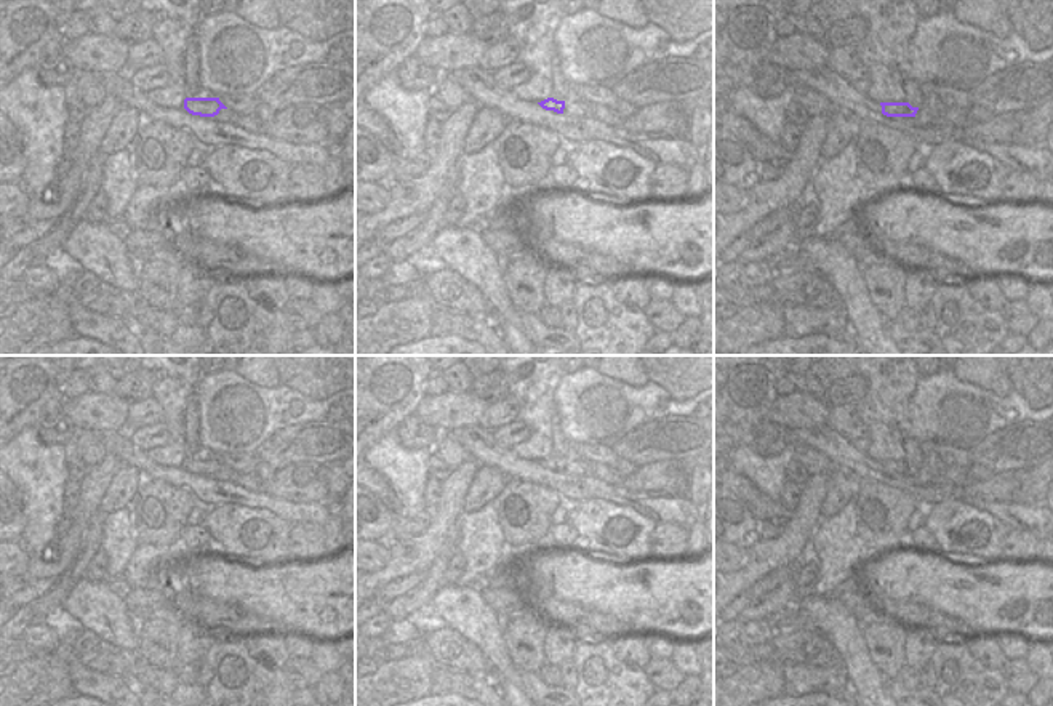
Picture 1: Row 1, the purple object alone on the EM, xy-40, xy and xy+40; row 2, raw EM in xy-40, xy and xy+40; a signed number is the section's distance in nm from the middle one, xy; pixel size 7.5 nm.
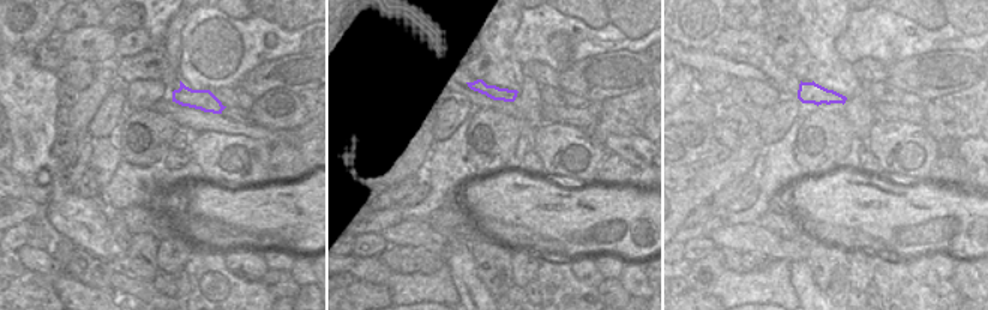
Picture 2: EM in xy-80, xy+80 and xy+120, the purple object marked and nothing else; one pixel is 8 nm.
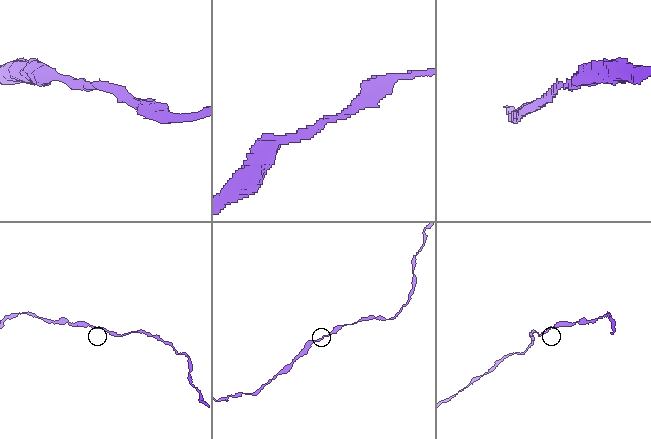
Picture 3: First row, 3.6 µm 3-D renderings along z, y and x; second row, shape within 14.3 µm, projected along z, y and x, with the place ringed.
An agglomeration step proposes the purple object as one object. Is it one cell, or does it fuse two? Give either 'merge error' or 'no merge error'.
no merge error

